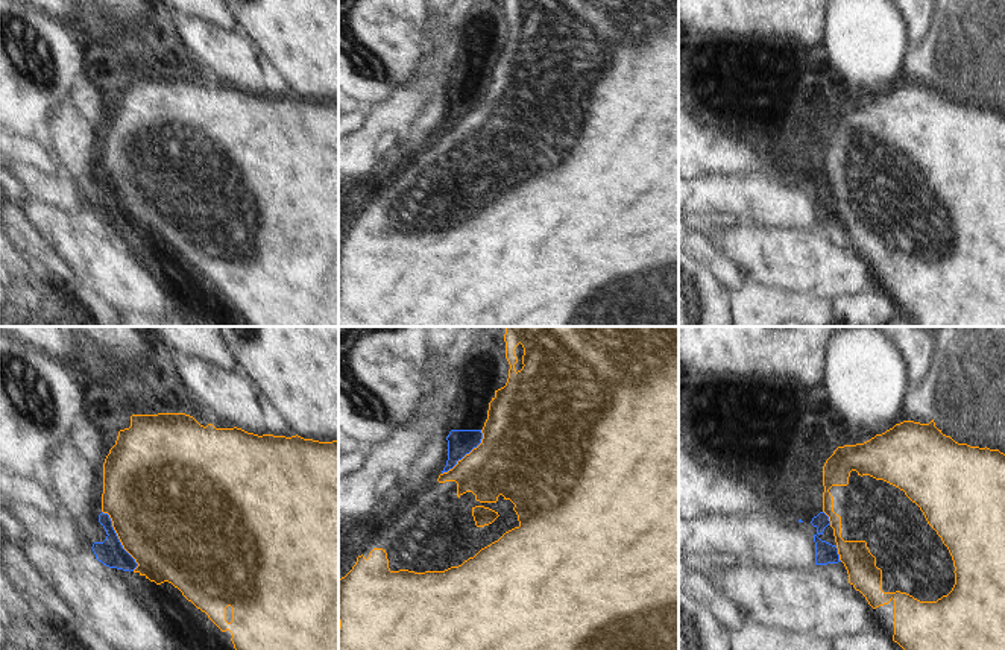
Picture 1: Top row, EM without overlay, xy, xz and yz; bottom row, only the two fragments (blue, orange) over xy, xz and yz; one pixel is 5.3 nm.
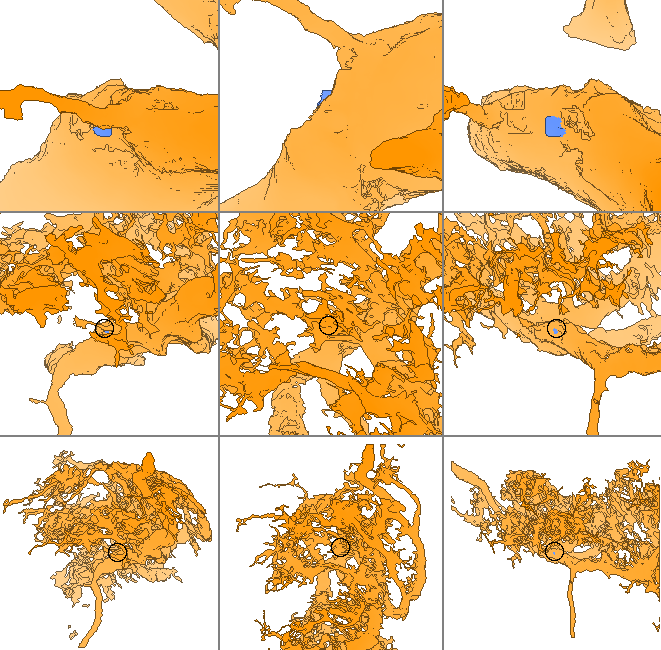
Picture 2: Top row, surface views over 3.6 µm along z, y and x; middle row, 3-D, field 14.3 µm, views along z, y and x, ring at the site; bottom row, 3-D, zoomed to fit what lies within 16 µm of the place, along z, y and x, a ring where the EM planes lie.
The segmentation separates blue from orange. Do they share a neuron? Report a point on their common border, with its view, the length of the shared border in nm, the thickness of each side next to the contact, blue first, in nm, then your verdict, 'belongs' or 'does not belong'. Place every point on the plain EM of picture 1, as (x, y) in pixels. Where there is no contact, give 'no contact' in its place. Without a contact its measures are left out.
contact xy (119, 199); length 360 nm; calibres 140 and 500 nm; belongs

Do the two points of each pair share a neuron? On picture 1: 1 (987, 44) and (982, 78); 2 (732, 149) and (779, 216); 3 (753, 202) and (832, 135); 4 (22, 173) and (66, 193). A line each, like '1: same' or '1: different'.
1: same
2: different
3: different
4: same

